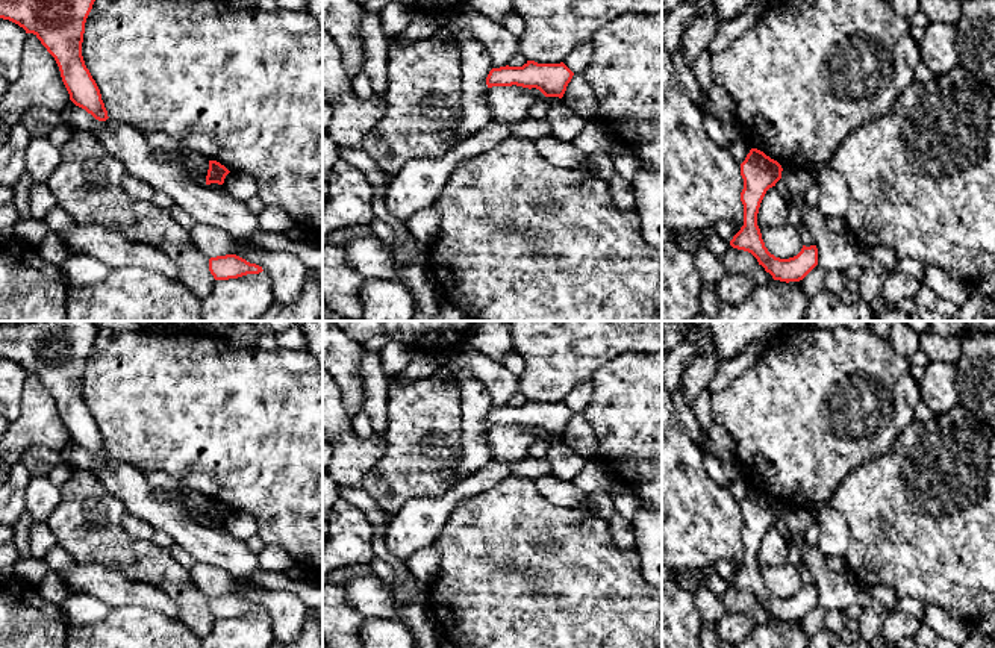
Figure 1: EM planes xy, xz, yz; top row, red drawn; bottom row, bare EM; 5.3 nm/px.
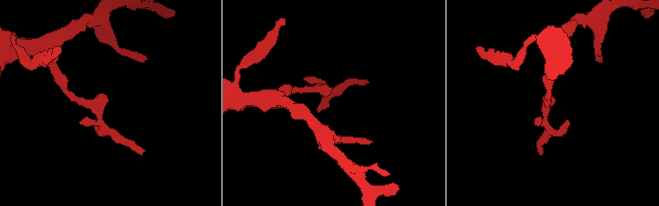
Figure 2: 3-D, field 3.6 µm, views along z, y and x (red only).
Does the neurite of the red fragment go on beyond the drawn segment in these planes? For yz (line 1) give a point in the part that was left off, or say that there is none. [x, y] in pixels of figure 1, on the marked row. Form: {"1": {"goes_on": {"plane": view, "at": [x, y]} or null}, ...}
{"1": {"goes_on": null}}

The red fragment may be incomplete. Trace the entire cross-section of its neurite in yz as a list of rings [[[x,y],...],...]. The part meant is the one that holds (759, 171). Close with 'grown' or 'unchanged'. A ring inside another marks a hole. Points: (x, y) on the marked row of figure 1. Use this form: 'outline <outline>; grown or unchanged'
outline [[[751,148],[741,164],[744,189],[744,226],[733,236],[730,245],[751,253],[759,265],[780,282],[800,282],[818,265],[816,245],[803,245],[801,251],[789,259],[775,257],[768,251],[757,226],[757,213],[766,191],[781,179],[781,165],[757,148]]]; unchanged

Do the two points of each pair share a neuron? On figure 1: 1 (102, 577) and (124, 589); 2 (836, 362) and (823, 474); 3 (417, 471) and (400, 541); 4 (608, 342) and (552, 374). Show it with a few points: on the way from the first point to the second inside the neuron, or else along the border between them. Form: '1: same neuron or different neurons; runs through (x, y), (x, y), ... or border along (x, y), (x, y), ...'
1: same neuron; runs through (108, 583), (118, 589)
2: same neuron; runs through (821, 389), (821, 447)
3: different neurons; border along (446, 492), (412, 497), (389, 517)
4: same neuron; runs through (594, 342), (583, 342), (565, 361)

